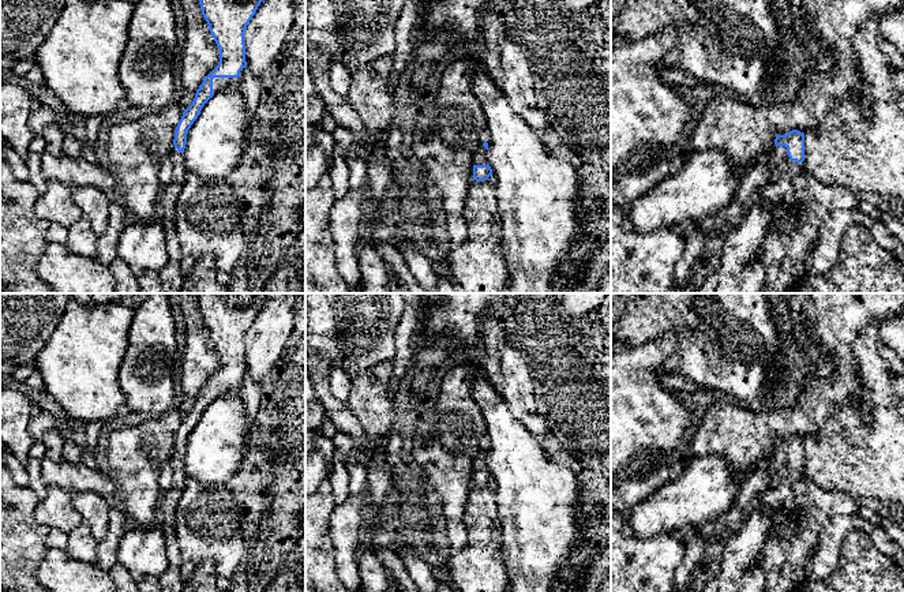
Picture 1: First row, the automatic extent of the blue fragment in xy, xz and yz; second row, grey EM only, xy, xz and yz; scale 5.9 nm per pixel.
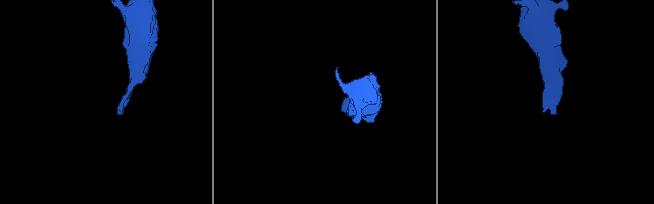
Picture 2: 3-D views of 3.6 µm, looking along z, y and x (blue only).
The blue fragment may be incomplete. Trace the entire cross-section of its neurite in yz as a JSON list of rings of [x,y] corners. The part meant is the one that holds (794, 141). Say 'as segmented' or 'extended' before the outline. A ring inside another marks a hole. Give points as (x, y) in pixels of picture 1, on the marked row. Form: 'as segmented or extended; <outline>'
extended; [[[792,130],[776,135],[774,147],[766,158],[773,166],[773,180],[757,194],[770,210],[773,221],[765,236],[765,282],[758,293],[787,293],[794,278],[804,269],[804,255],[817,240],[819,226],[839,210],[860,210],[873,221],[877,244],[904,262],[904,244],[881,222],[881,211],[867,201],[858,199],[844,187],[819,183],[803,169],[804,134]]]

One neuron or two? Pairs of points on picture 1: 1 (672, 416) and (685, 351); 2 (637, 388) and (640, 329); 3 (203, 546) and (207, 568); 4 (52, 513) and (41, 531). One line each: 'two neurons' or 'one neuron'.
1: two neurons
2: two neurons
3: two neurons
4: two neurons

